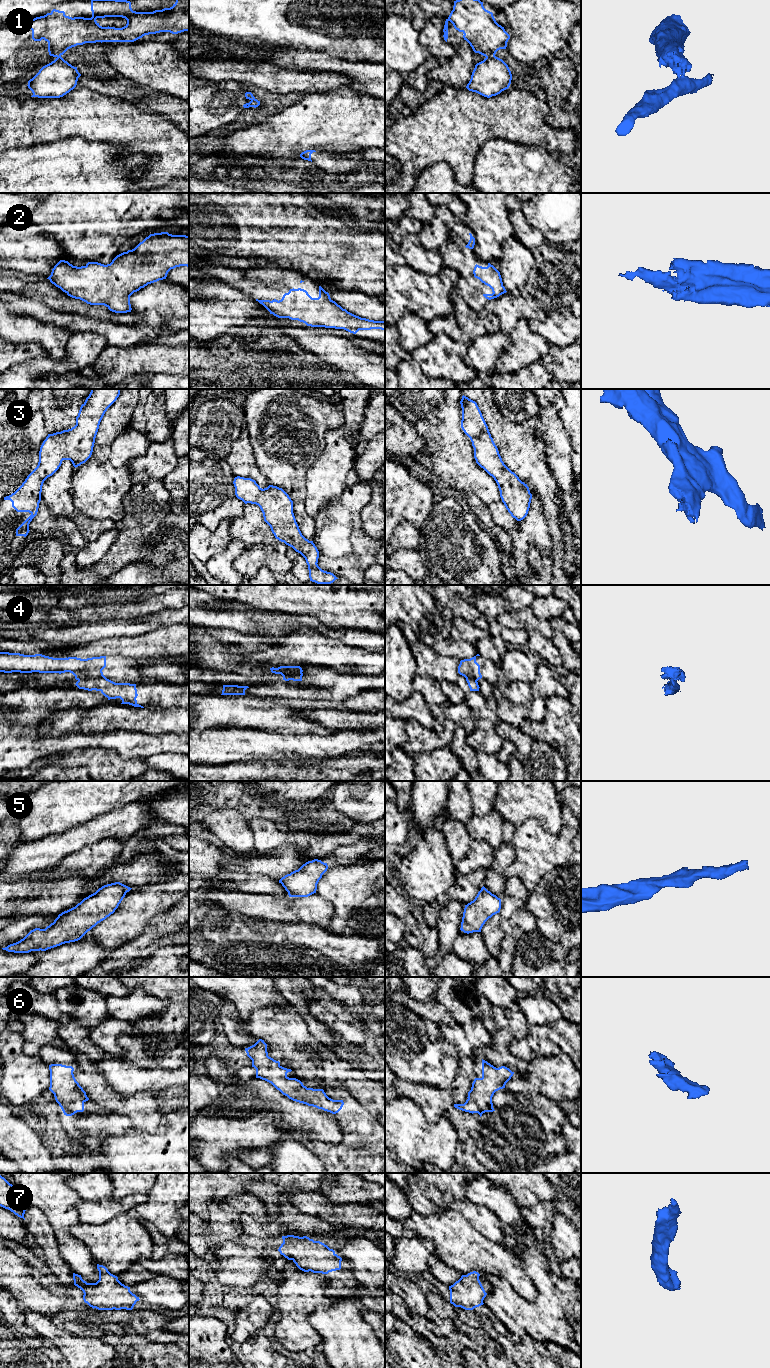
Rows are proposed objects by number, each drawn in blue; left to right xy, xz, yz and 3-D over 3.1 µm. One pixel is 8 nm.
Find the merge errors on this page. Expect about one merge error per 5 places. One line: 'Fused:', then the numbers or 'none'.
Fused: 1, 4

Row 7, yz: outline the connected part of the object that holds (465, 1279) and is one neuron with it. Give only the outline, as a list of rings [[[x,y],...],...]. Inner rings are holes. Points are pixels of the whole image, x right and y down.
[[[473,1271],[467,1275],[462,1275],[458,1281],[449,1286],[450,1303],[465,1310],[473,1310],[483,1305],[487,1293],[479,1280],[479,1276],[478,1272]]]

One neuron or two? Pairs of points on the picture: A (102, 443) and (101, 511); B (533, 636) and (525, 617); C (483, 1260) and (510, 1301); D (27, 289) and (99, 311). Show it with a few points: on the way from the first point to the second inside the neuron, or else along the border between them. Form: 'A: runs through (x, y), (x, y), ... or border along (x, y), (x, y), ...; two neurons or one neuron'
A: runs through (99, 460), (96, 465), (98, 494); one neuron
B: border along (528, 631), (539, 631), (550, 639); two neurons
C: border along (482, 1274), (494, 1274), (502, 1277), (512, 1287); two neurons
D: runs through (45, 289), (60, 302), (81, 308); one neuron

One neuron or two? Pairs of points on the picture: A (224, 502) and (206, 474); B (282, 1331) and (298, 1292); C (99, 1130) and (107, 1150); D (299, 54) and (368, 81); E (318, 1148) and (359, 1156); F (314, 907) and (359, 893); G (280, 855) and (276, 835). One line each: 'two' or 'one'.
A: one
B: one
C: two
D: one
E: one
F: two
G: two

